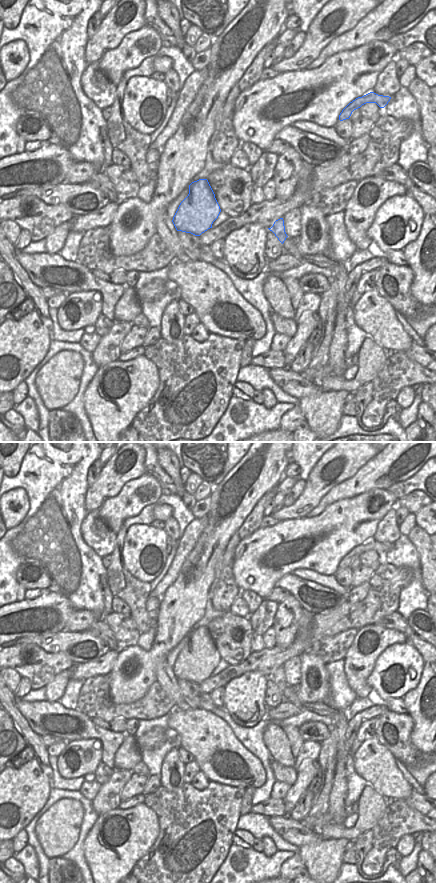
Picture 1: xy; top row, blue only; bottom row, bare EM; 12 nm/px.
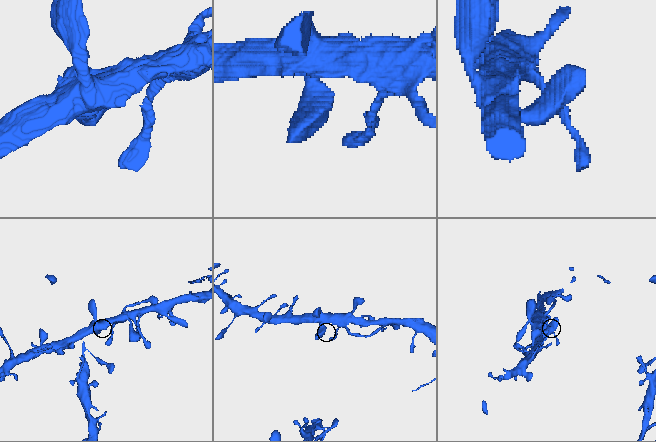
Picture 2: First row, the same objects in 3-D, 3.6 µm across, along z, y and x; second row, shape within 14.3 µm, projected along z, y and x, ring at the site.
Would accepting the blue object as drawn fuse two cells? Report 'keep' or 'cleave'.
keep

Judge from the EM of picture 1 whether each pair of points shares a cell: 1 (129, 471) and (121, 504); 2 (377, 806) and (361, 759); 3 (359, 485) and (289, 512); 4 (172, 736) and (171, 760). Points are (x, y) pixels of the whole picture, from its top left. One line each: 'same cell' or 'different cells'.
1: different cells
2: different cells
3: different cells
4: different cells

